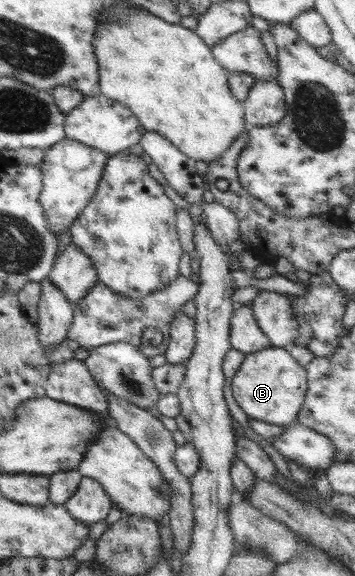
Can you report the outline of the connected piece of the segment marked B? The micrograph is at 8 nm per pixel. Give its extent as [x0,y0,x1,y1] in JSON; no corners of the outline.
[231,346,309,428]

